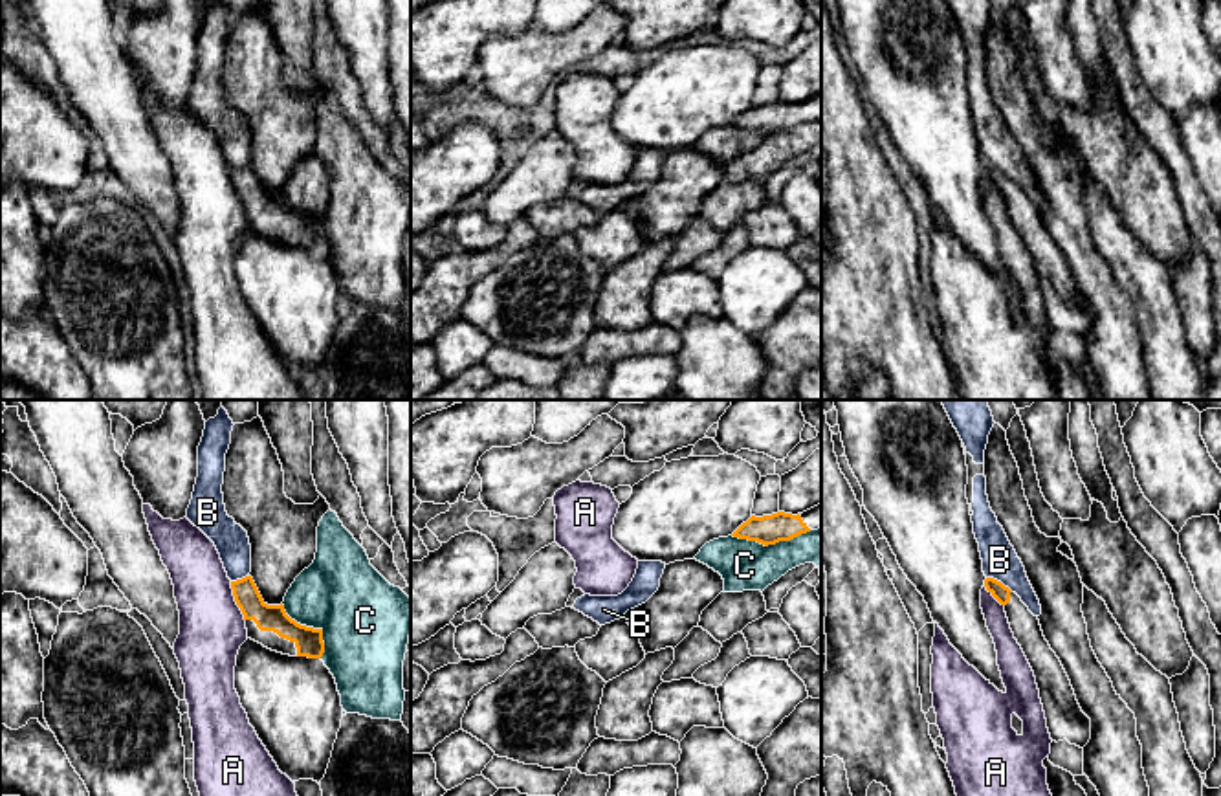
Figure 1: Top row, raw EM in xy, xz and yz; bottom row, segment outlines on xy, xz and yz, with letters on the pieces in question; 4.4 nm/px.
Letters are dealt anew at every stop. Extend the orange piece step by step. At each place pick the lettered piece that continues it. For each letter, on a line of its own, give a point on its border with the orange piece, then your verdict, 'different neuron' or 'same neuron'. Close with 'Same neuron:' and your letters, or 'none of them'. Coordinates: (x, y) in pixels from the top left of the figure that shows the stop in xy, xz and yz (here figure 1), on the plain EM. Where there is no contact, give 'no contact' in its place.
A: xy (235, 189) | different neuron
B: yz (1000, 171) | different neuron
C: xz (770, 132) | different neuron
Same neuron: none of them

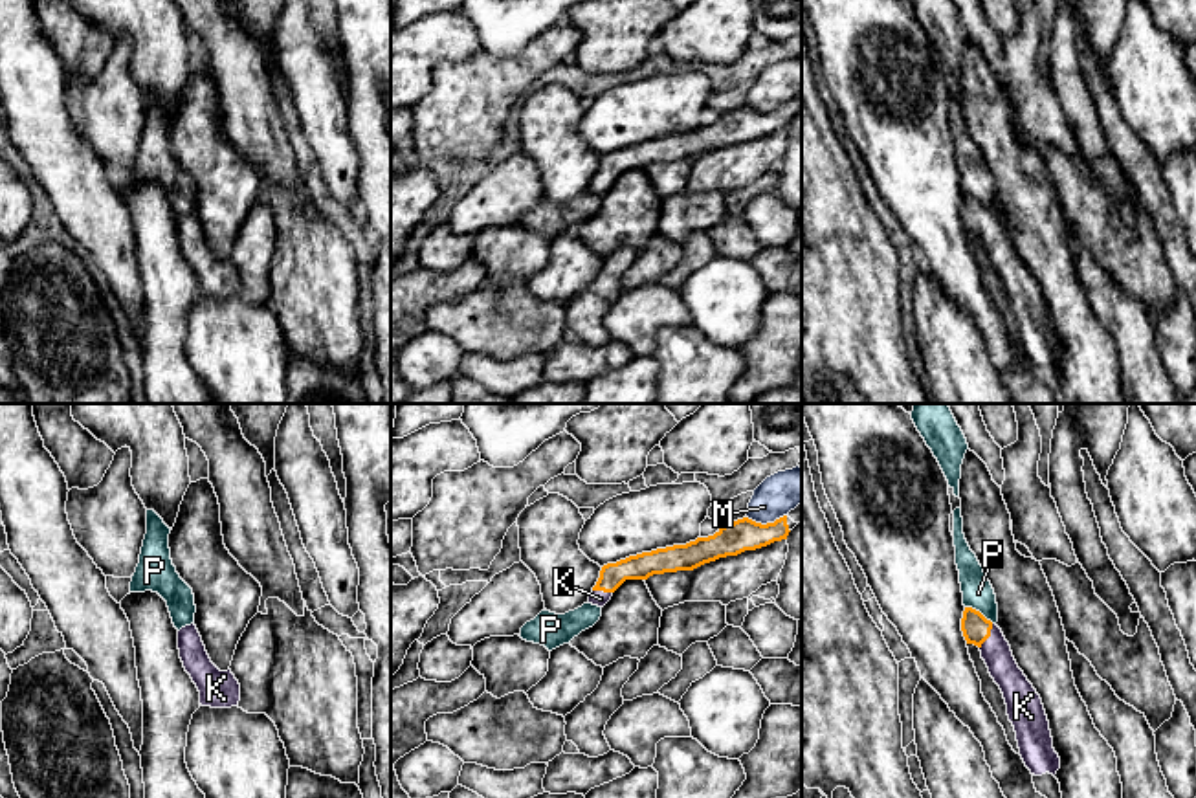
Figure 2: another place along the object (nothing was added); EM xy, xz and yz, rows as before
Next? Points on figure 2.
K: yz (989, 224) | same neuron
M: xz (767, 112) | different neuron
P: yz (978, 200) | different neuron
Same neuron: K

